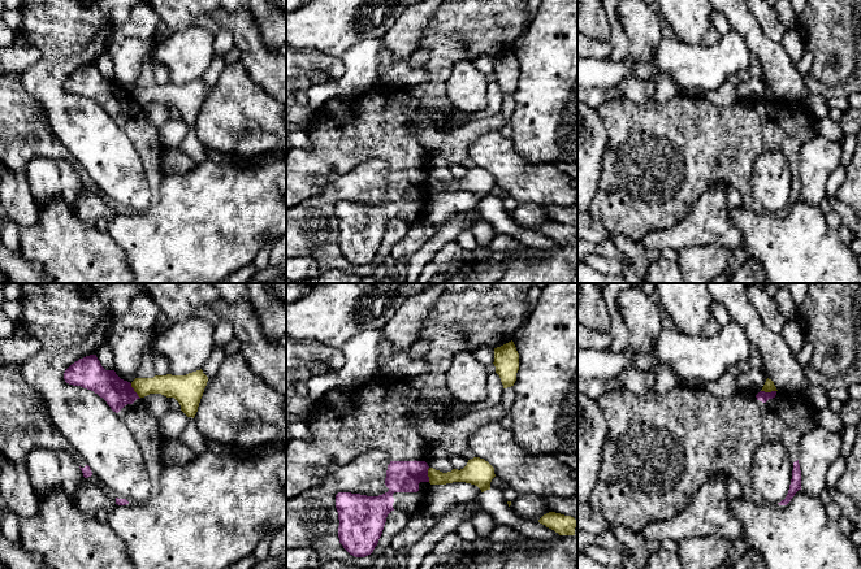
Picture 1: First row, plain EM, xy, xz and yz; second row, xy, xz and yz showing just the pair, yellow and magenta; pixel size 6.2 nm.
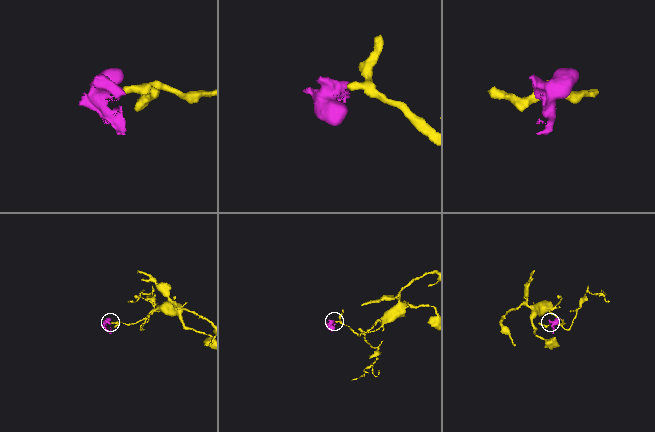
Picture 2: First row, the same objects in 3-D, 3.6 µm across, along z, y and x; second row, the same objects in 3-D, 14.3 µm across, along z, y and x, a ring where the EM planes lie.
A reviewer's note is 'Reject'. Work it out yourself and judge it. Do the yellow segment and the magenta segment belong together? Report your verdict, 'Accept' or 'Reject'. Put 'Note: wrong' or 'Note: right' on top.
Note: right
Reject

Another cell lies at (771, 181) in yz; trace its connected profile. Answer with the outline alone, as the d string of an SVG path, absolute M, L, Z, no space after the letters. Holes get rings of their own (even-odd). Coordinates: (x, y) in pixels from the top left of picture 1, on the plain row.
M778 149L762 152L752 173L752 195L763 212L786 208L792 188L792 174L784 155Z

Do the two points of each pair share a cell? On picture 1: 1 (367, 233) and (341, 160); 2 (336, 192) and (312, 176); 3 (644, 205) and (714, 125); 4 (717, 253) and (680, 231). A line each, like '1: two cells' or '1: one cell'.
1: one cell
2: two cells
3: one cell
4: two cells

